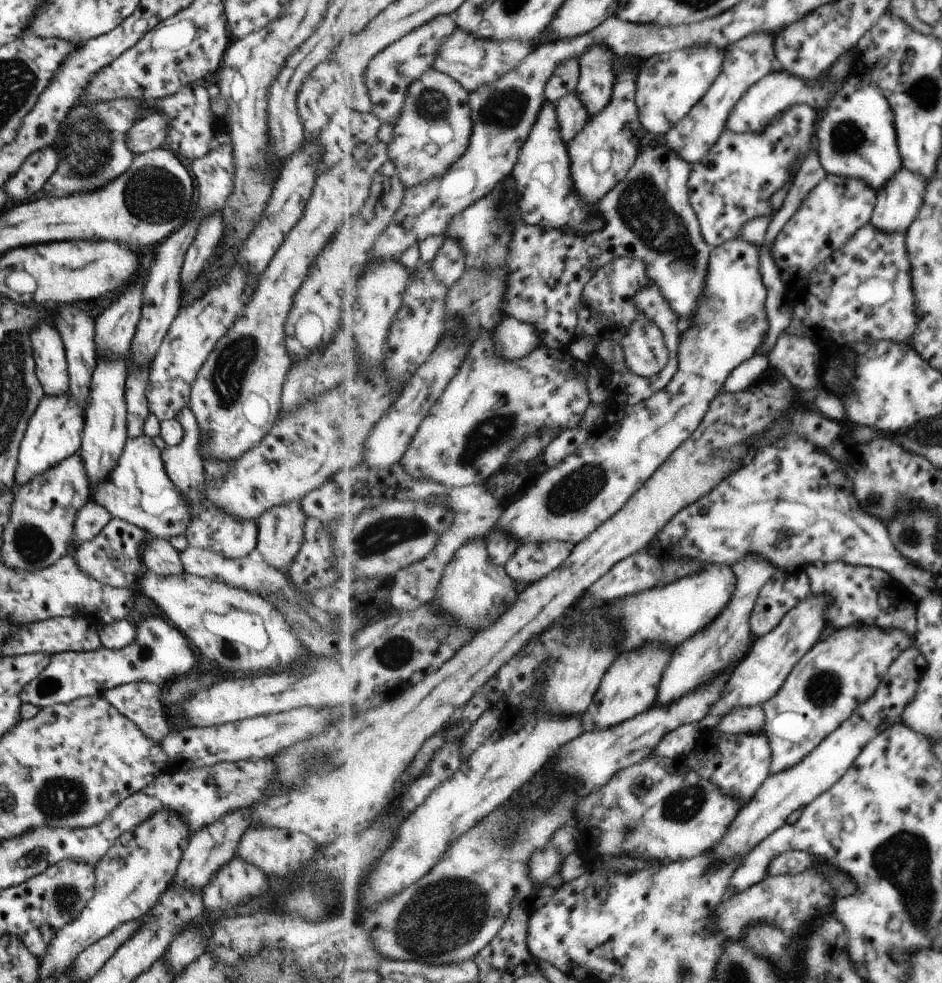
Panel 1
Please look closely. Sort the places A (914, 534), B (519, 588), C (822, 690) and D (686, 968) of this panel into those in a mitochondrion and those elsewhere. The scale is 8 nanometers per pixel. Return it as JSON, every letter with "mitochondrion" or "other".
{"A":"mitochondrion","B":"other","C":"mitochondrion","D":"mitochondrion"}

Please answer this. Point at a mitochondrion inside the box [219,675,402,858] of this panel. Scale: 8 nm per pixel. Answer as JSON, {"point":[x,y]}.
{"point":[315,762]}

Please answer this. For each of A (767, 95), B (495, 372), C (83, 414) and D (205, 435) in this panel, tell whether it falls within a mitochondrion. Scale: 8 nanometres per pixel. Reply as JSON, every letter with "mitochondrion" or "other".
{"A":"mitochondrion","B":"other","C":"other","D":"other"}

